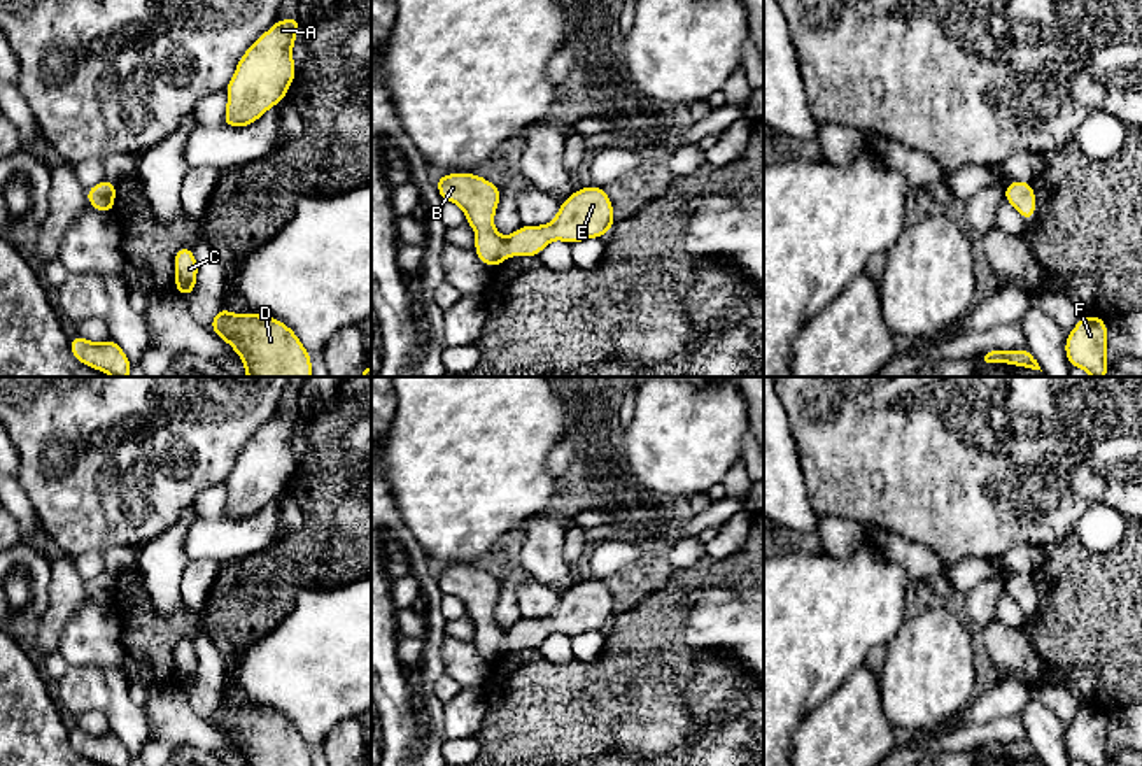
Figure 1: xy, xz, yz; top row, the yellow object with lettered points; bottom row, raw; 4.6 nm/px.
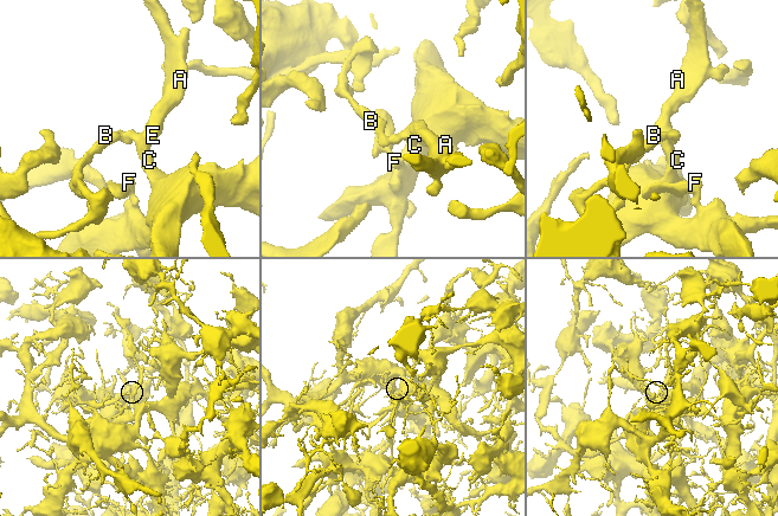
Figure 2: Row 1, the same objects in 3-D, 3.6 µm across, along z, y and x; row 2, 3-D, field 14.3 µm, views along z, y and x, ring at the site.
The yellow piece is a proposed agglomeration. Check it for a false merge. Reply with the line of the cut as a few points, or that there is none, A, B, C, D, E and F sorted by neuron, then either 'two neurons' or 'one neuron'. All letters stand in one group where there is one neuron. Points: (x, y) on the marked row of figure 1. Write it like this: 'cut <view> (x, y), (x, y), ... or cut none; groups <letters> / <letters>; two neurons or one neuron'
cut none; groups A B C D E F; one neuron

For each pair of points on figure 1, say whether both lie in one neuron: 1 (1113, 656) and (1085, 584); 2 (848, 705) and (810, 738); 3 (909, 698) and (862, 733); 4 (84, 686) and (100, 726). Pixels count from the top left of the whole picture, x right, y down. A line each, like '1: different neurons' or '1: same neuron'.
1: same neuron
2: same neuron
3: different neurons
4: different neurons

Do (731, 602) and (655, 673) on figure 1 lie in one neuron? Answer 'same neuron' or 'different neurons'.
different neurons

